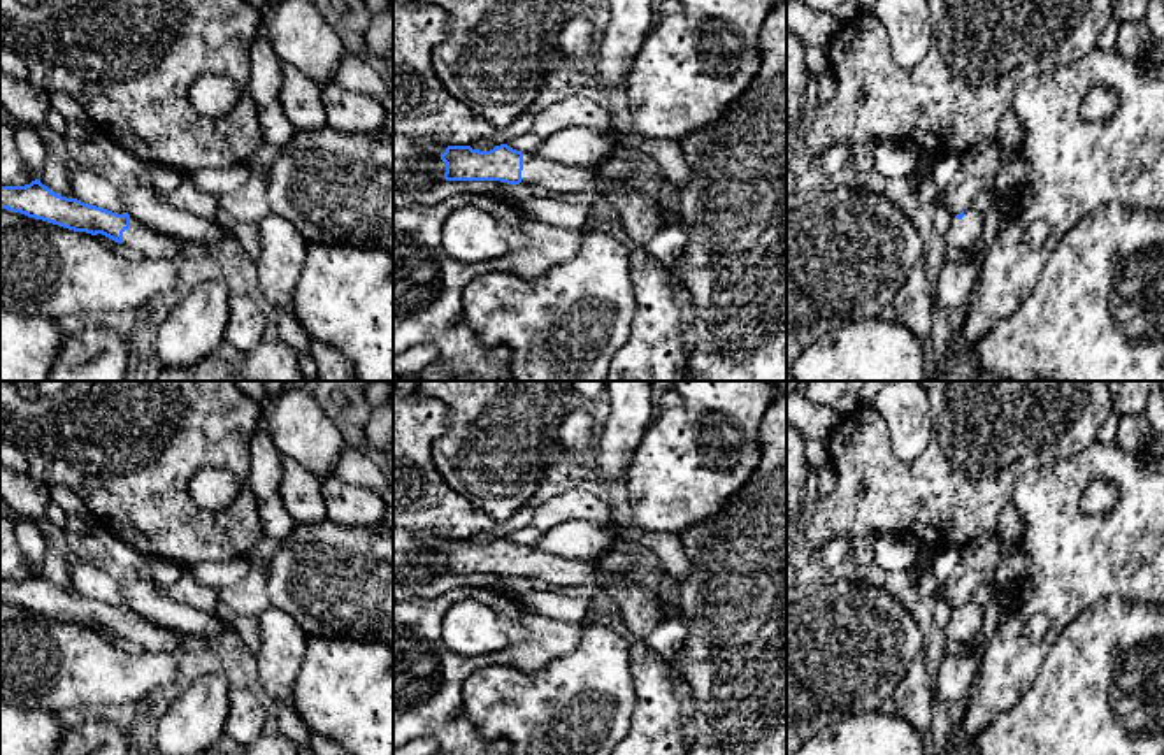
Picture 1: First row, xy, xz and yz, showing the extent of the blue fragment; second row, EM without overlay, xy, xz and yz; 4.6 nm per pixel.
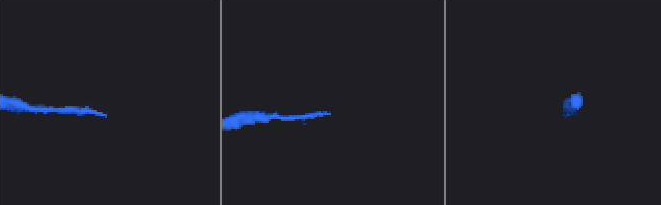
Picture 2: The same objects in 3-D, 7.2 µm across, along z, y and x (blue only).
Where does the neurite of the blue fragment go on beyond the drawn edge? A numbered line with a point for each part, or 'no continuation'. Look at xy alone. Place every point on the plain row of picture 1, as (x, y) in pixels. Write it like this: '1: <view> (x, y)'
1: xy (155, 638)

